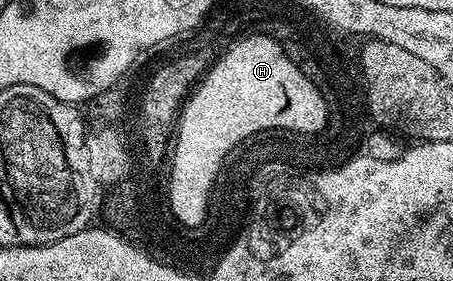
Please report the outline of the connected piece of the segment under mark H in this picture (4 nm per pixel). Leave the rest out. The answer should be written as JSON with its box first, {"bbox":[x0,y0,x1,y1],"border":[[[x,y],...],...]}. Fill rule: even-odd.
{"bbox":[167,39,321,227],"border":[[[255,39],[244,43],[233,55],[225,58],[222,66],[215,71],[208,71],[196,83],[179,115],[171,161],[167,166],[167,193],[171,212],[185,226],[196,227],[203,223],[203,208],[209,190],[211,168],[219,161],[219,155],[225,154],[225,149],[233,146],[237,137],[241,137],[242,132],[259,129],[257,122],[297,122],[299,128],[313,128],[313,122],[317,122],[319,118],[321,106],[319,100],[313,98],[313,89],[305,83],[303,75],[297,74],[294,66],[289,66],[288,60],[281,58],[281,50],[276,50],[273,41]]]}

